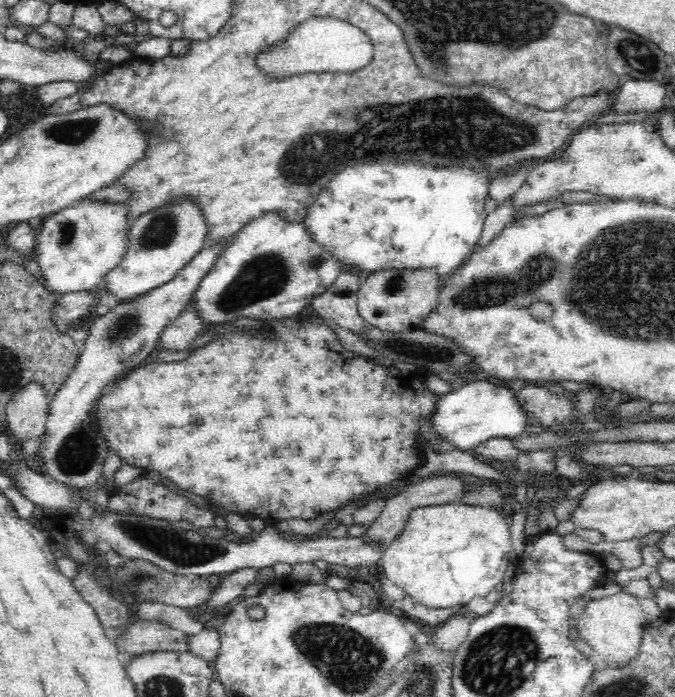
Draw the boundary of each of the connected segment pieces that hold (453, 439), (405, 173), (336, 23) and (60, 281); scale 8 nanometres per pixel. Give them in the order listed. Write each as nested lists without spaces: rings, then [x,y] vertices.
[[[486,378],[467,383],[458,390],[439,396],[431,422],[436,436],[445,442],[448,448],[470,451],[490,438],[512,439],[514,436],[520,436],[533,420],[518,403],[516,392],[504,385],[495,386]]]
[[[362,164],[362,166],[354,166],[354,168],[344,168],[334,180],[330,180],[328,188],[320,192],[320,196],[314,200],[314,204],[310,204],[310,208],[306,210],[306,218],[304,223],[310,231],[310,235],[317,244],[326,248],[334,257],[343,264],[346,271],[355,272],[356,274],[365,270],[366,272],[378,272],[382,269],[400,268],[400,269],[434,269],[438,271],[441,277],[447,277],[452,274],[458,267],[466,261],[475,248],[478,246],[480,237],[482,236],[482,226],[486,218],[486,210],[484,209],[484,200],[489,196],[489,186],[493,181],[493,172],[476,170],[466,170],[466,168],[452,168],[452,170],[440,170],[440,168],[432,168],[432,166],[422,166],[422,164]]]
[[[316,16],[306,20],[304,24],[300,24],[298,28],[294,28],[284,40],[280,40],[278,44],[270,46],[268,50],[260,52],[256,63],[258,69],[282,79],[285,76],[293,74],[302,74],[307,72],[350,72],[350,70],[358,70],[362,66],[366,66],[374,56],[374,48],[368,40],[368,36],[338,18],[330,18],[329,16]]]
[[[90,197],[68,208],[45,216],[37,223],[37,260],[45,281],[44,288],[60,296],[104,285],[106,274],[122,262],[129,248],[128,205],[95,200]]]

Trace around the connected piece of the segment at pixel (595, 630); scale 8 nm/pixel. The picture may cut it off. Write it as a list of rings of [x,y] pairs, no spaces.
[[[626,592],[590,600],[585,611],[573,622],[580,638],[592,647],[592,651],[604,656],[608,667],[626,667],[640,653],[646,620],[638,600],[639,598]]]

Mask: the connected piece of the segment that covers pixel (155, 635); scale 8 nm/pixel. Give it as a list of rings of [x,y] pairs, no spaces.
[[[139,620],[129,624],[124,632],[115,638],[120,653],[140,655],[146,652],[189,652],[186,639],[181,631],[156,620]]]

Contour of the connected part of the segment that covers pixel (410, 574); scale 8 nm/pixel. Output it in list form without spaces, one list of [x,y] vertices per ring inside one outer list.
[[[456,502],[415,508],[404,530],[385,548],[378,565],[380,571],[415,602],[428,608],[462,608],[473,598],[485,598],[502,583],[510,552],[510,526],[500,512],[492,507]]]

